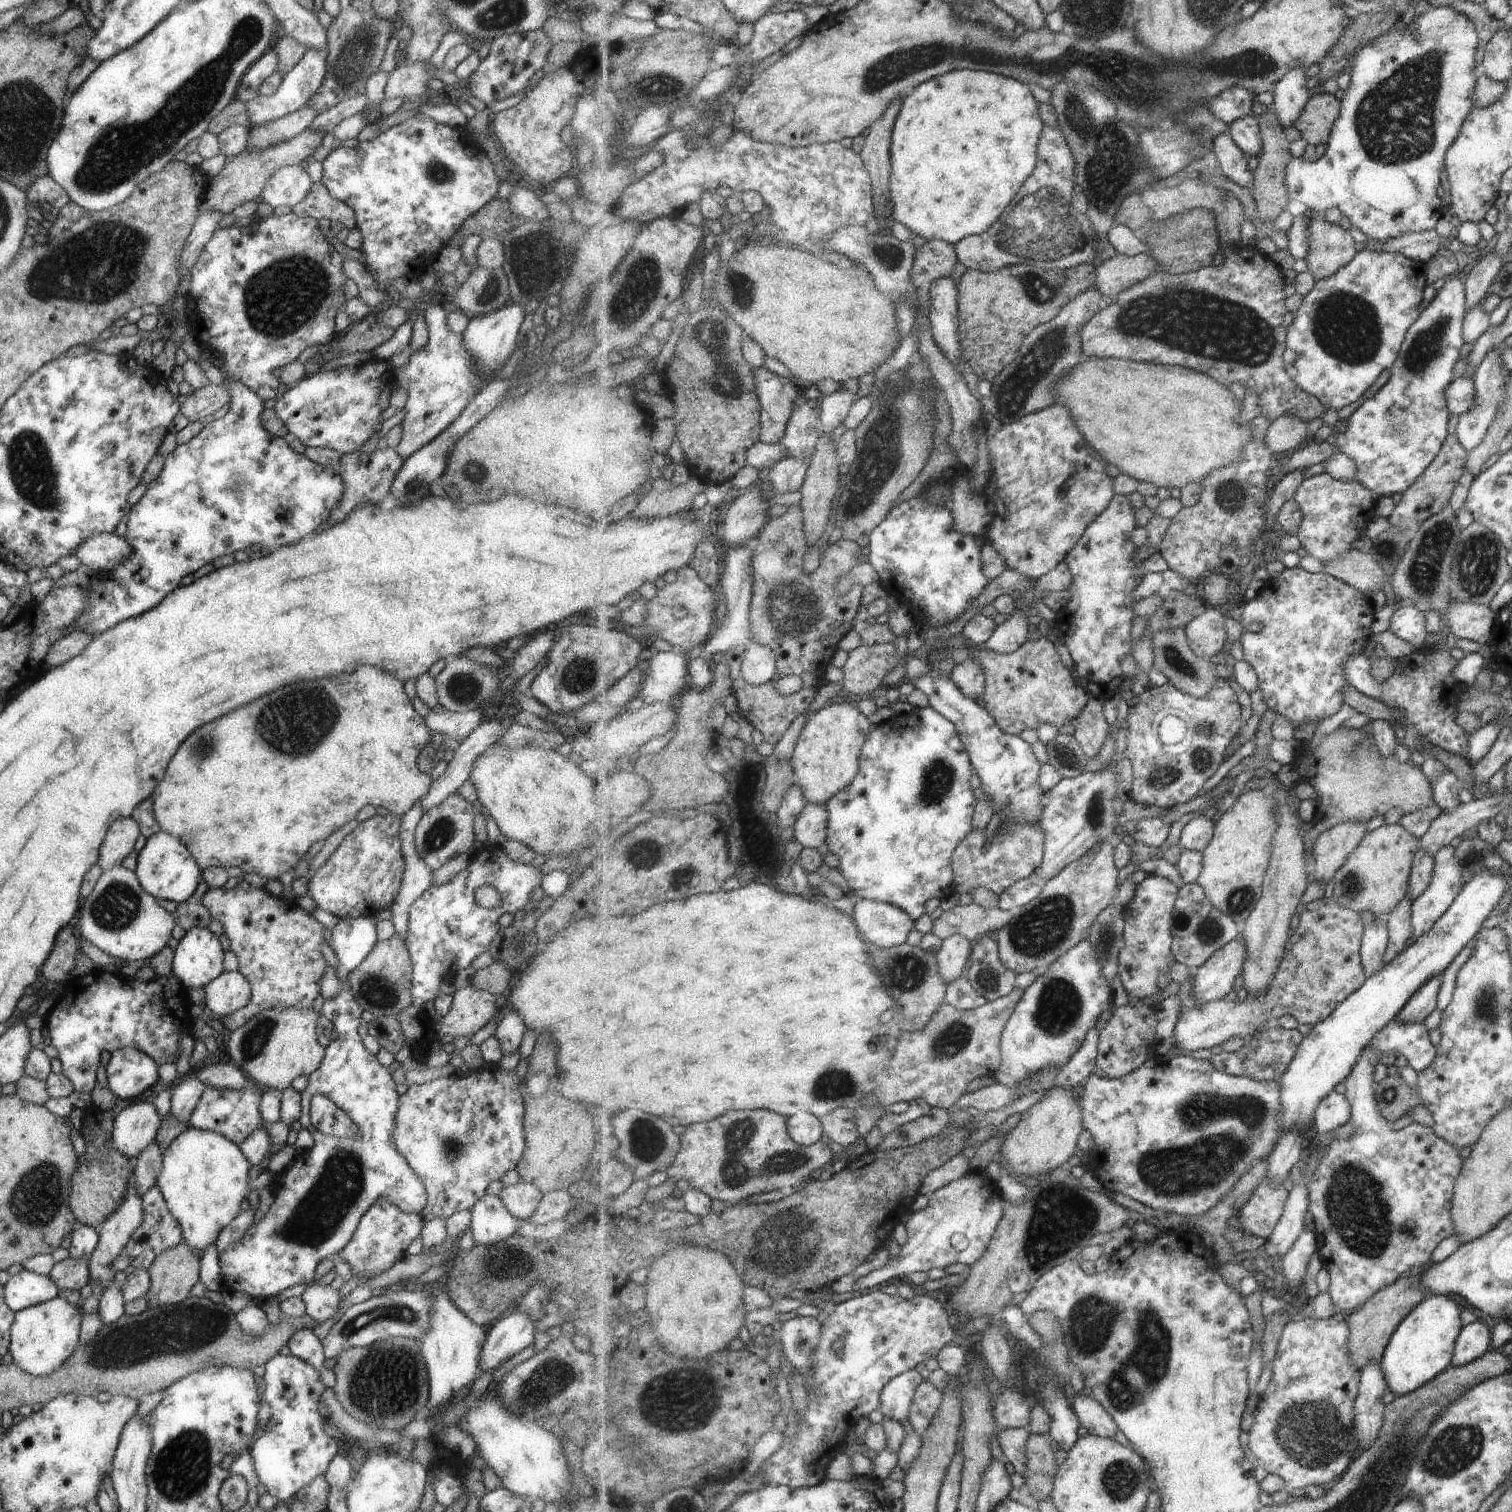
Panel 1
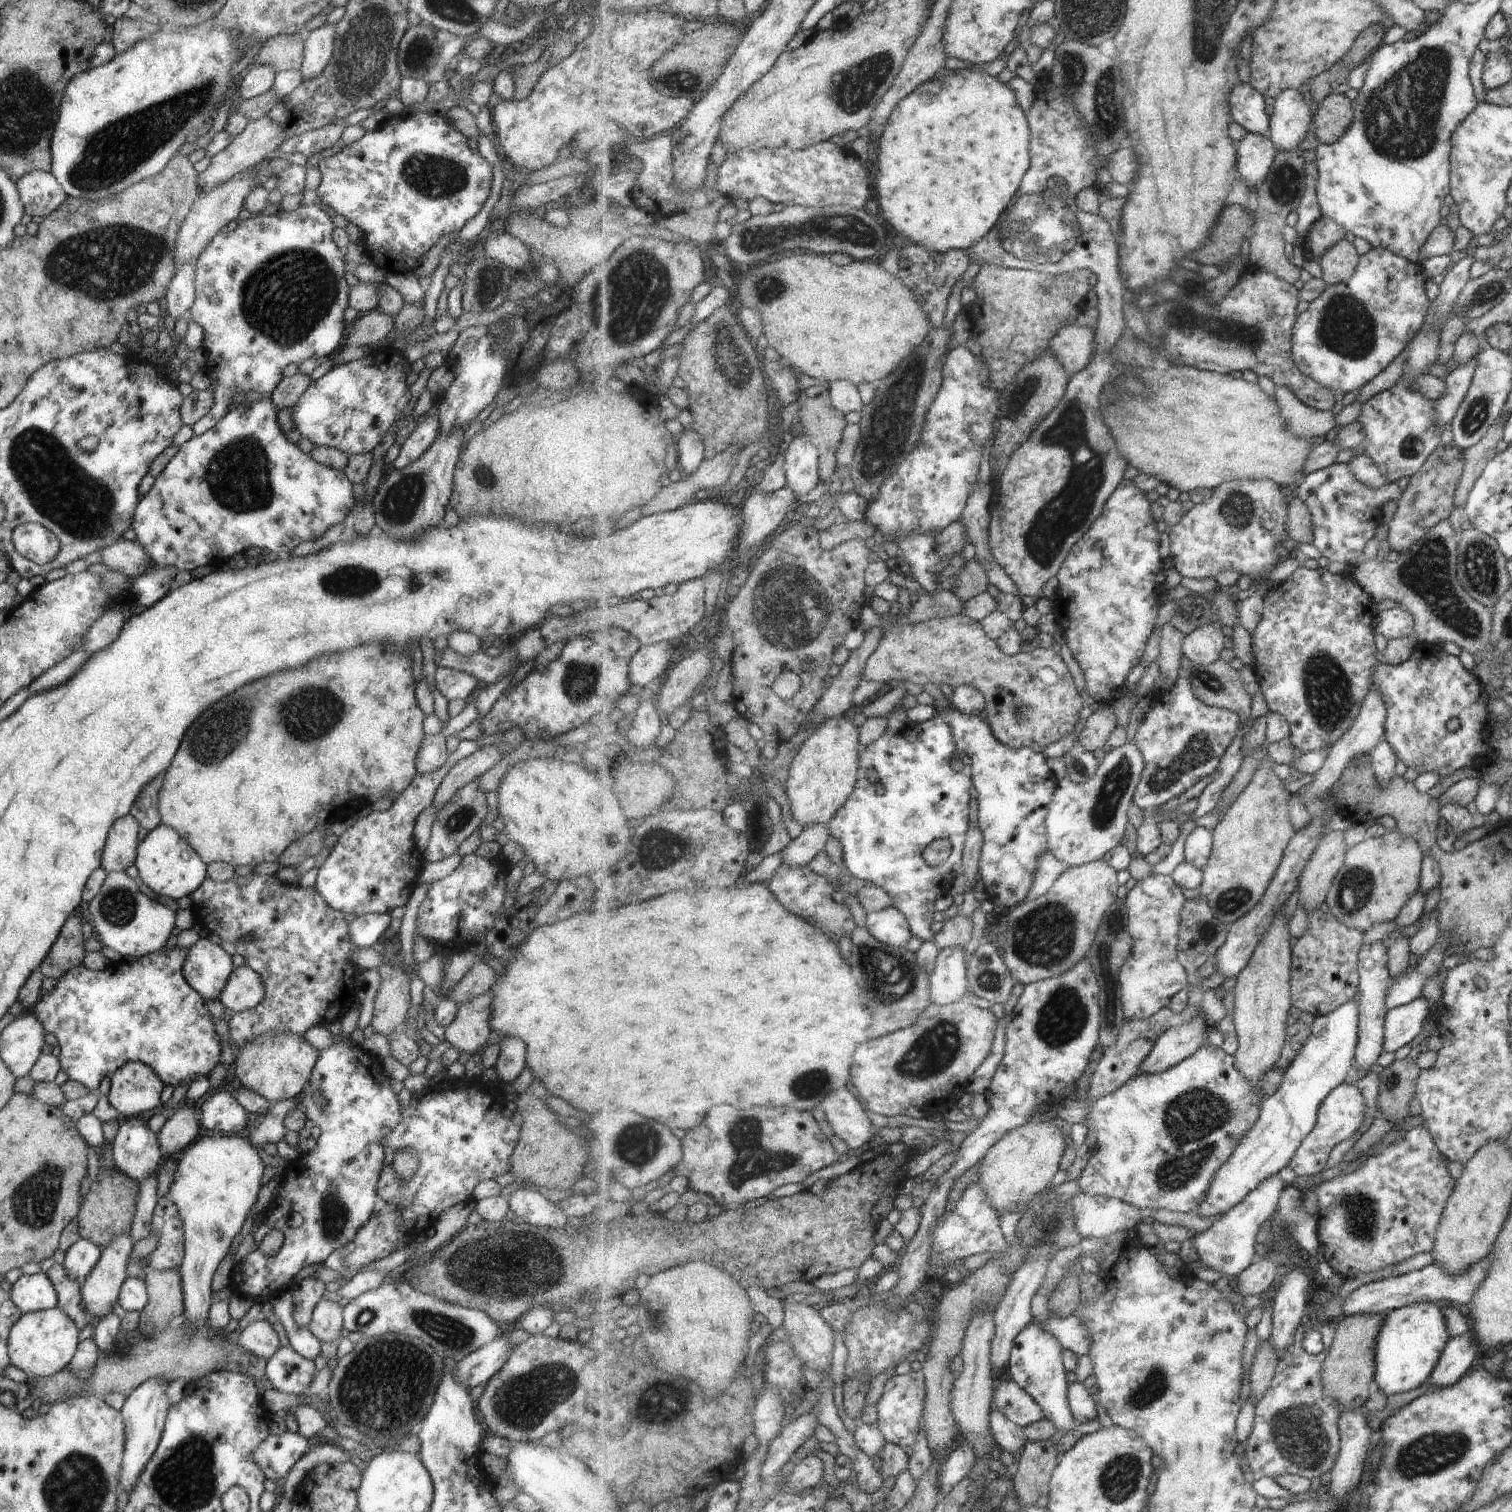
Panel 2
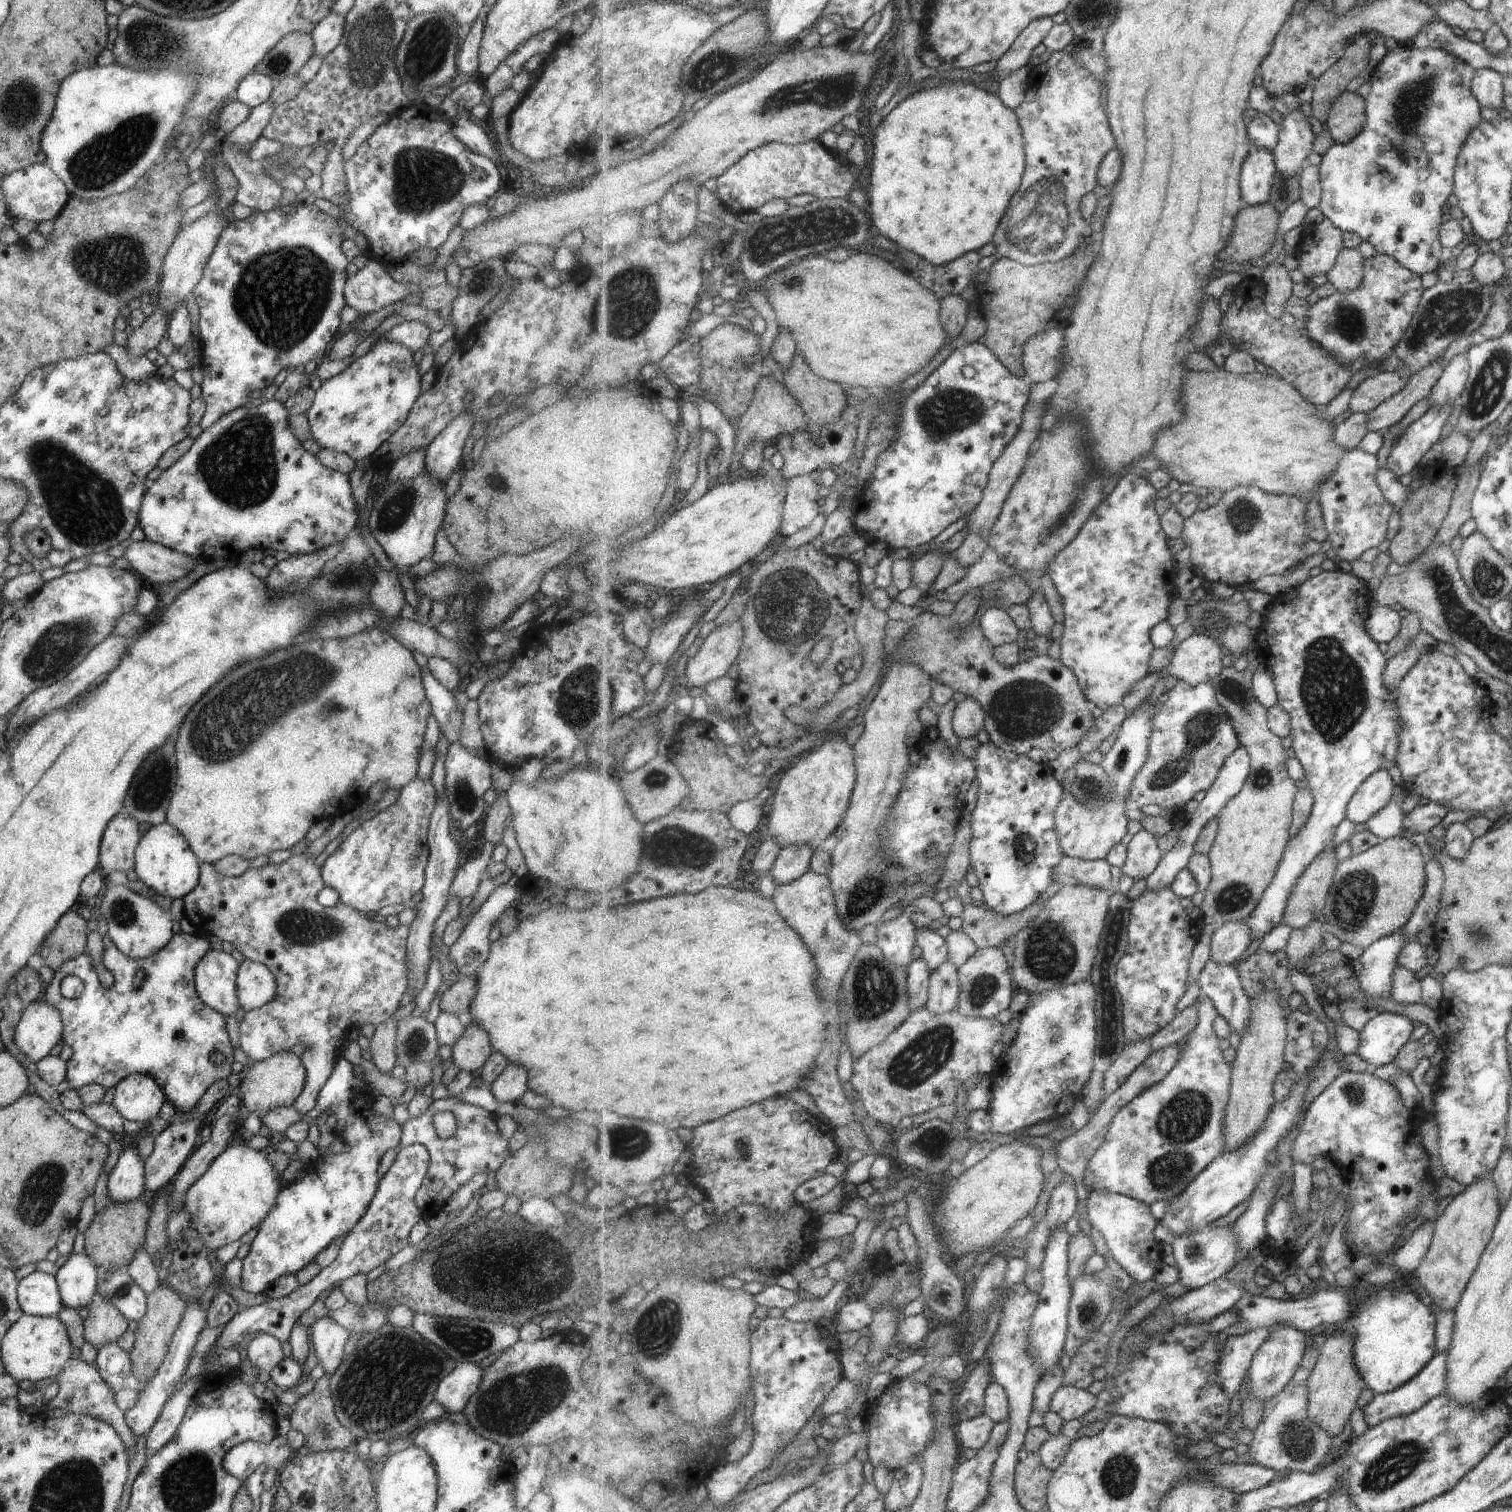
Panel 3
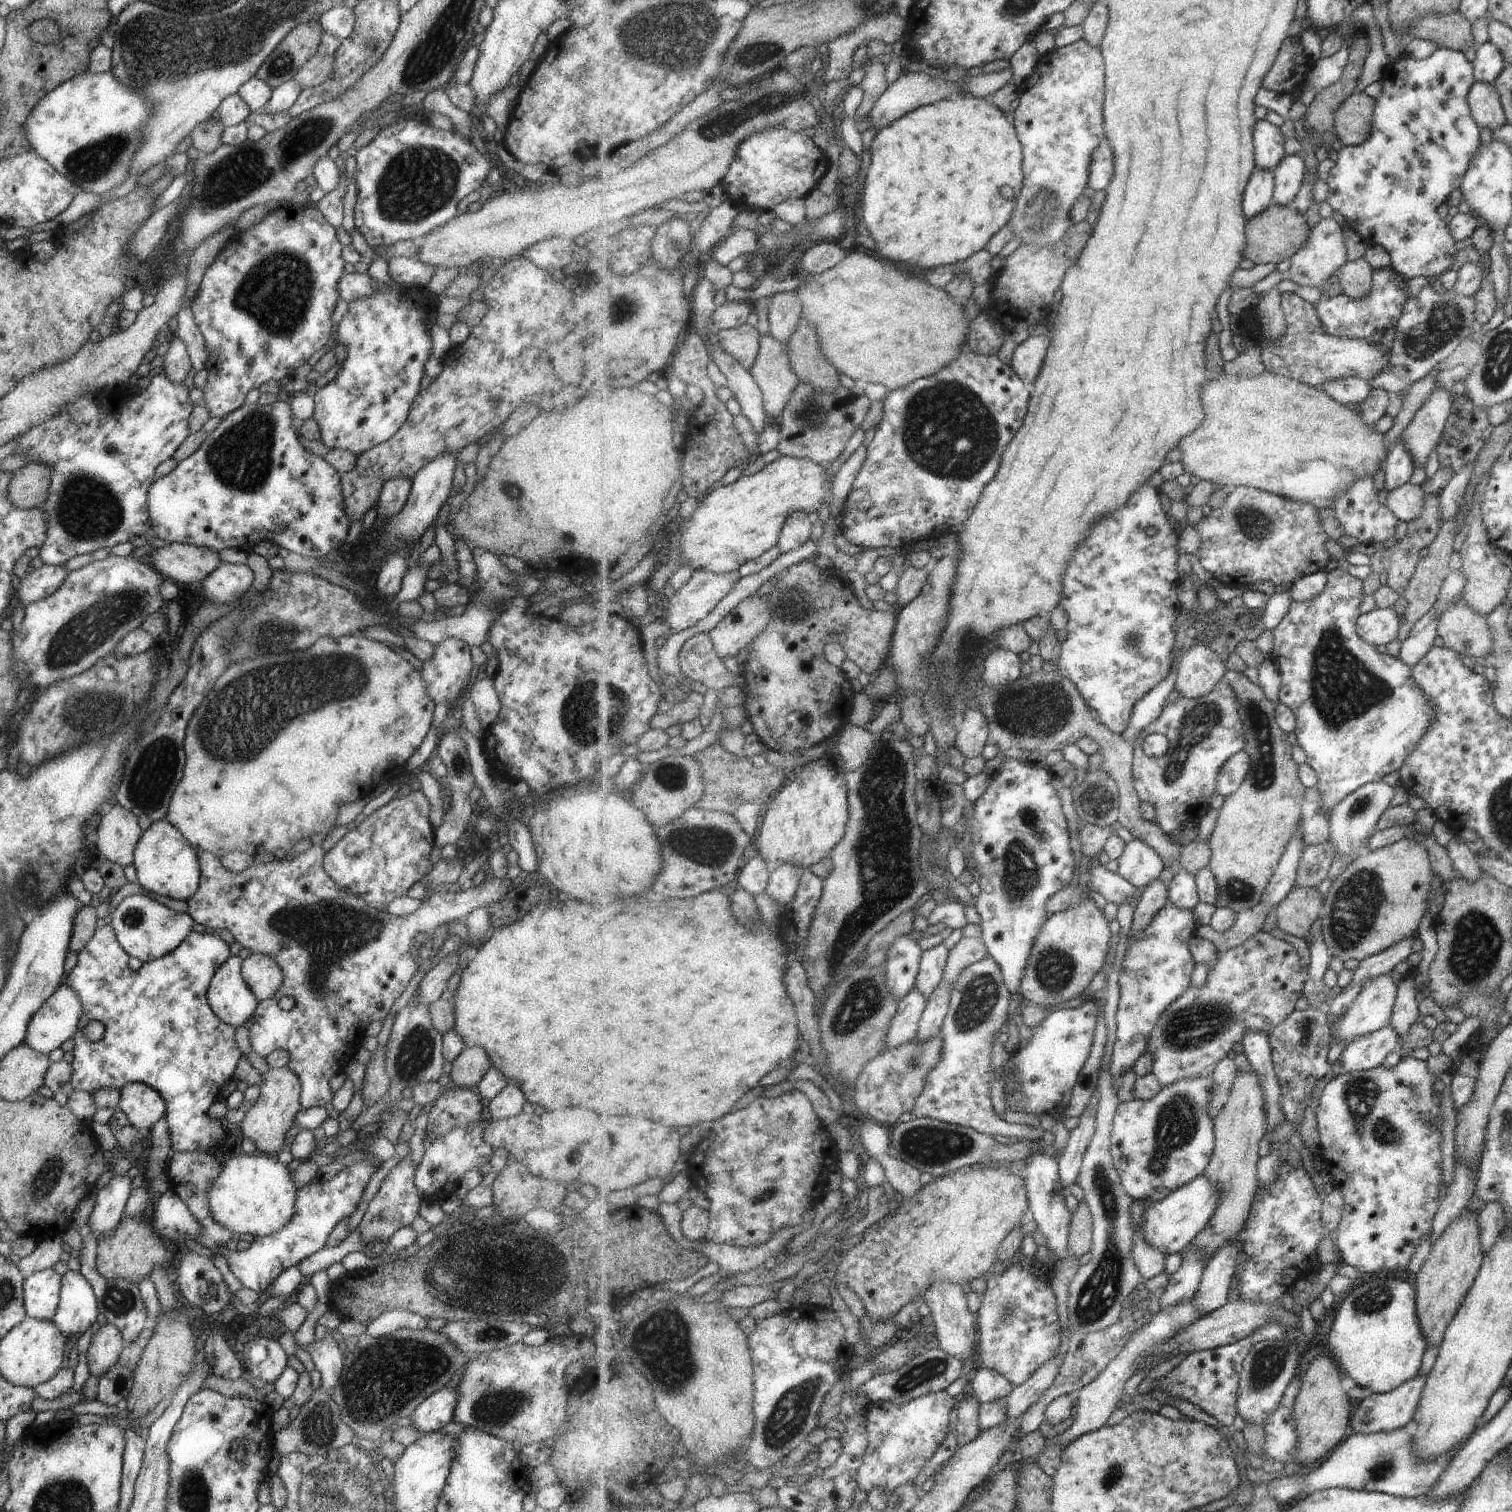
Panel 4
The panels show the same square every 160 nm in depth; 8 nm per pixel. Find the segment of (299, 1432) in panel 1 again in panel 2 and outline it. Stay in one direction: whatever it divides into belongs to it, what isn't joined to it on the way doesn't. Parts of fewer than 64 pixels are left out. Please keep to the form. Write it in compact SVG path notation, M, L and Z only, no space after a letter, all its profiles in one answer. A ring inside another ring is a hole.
M289 1346L279 1347L264 1366L264 1374L273 1389L296 1395L309 1386L314 1370L312 1359L303 1358ZM285 1430L280 1435L267 1435L250 1457L265 1478L280 1484L291 1466L309 1451L305 1437Z

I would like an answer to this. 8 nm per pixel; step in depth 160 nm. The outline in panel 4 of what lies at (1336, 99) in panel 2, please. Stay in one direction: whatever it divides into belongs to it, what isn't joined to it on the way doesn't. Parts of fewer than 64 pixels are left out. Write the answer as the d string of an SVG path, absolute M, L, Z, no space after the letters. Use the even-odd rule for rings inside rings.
M1364 91L1353 93L1334 114L1334 123L1344 146L1362 145L1372 132L1376 100Z

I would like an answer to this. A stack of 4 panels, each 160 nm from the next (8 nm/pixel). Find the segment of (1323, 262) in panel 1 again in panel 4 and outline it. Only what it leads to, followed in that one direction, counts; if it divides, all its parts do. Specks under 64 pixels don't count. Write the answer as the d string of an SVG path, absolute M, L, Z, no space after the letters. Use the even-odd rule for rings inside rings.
M1366 259L1349 261L1339 271L1339 282L1347 296L1357 300L1370 296L1373 290L1374 269Z

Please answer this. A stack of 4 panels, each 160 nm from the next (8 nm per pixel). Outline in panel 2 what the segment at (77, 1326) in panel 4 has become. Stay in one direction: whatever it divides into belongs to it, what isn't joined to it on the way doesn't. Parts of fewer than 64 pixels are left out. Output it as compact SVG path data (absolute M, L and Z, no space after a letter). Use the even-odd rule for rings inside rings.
M79 1238L64 1252L65 1258L62 1265L67 1276L81 1286L88 1272L99 1260L100 1249L87 1239Z

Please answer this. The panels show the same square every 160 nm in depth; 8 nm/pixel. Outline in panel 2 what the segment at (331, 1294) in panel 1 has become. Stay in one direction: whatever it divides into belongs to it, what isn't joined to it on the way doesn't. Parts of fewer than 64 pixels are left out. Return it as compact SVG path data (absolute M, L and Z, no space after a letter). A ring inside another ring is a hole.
M321 1296L313 1307L306 1327L320 1344L339 1339L342 1329L342 1306Z

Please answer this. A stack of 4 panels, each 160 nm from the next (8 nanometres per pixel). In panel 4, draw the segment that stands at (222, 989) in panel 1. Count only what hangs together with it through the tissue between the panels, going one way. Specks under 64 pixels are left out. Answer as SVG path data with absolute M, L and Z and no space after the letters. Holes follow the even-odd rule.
M251 953L242 960L240 973L258 1002L269 998L281 986L283 978L273 958L259 953Z

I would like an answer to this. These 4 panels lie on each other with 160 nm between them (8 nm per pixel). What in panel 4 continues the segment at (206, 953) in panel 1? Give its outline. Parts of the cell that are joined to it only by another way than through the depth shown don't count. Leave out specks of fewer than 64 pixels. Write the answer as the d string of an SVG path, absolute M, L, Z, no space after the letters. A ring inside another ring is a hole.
M229 955L214 970L206 990L206 999L213 1014L233 1028L246 1025L258 1005L258 998L241 976L241 963L238 955Z

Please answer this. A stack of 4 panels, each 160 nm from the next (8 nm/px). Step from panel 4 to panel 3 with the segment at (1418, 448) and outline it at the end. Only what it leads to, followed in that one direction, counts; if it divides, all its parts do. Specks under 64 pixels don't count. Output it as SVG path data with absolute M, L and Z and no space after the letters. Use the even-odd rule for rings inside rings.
M1465 352L1453 356L1445 365L1439 380L1433 384L1427 400L1427 408L1441 408L1449 400L1456 400L1463 391L1468 370L1469 364Z

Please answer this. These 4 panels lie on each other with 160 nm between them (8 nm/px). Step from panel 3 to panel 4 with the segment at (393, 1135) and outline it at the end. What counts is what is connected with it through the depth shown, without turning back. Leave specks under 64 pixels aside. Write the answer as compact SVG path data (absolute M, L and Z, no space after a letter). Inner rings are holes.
M361 1162L344 1168L328 1182L321 1183L315 1178L296 1190L294 1213L285 1226L264 1237L255 1237L244 1251L230 1251L223 1245L218 1254L227 1261L229 1270L241 1283L241 1287L263 1292L264 1288L284 1269L293 1266L306 1256L317 1252L326 1243L331 1228L339 1218L350 1216L357 1206L371 1173L380 1166L378 1163Z

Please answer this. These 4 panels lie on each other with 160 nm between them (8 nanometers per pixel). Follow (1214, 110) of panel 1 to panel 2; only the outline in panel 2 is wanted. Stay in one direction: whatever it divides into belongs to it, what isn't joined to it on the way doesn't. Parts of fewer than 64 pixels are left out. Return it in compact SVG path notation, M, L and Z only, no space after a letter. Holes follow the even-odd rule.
M1239 83L1230 98L1234 121L1249 133L1271 138L1270 116L1267 115L1265 96L1253 84Z

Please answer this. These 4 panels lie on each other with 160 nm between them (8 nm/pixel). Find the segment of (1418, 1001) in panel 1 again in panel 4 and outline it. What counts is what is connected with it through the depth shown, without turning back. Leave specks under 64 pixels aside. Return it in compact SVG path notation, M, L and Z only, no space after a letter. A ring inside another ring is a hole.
M1387 1026L1347 1044L1339 1056L1340 1064L1345 1073L1373 1070L1383 1067L1389 1053L1398 1052L1399 1047L1399 1035Z

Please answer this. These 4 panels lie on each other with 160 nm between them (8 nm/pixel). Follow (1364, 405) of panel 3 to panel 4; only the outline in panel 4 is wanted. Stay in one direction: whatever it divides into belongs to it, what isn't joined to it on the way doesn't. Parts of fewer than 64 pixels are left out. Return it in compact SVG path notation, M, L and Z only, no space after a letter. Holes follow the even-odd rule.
M1345 377L1325 383L1322 389L1342 405L1353 406L1354 404L1356 406L1356 404L1360 404L1360 407L1373 390L1368 381L1357 377Z

